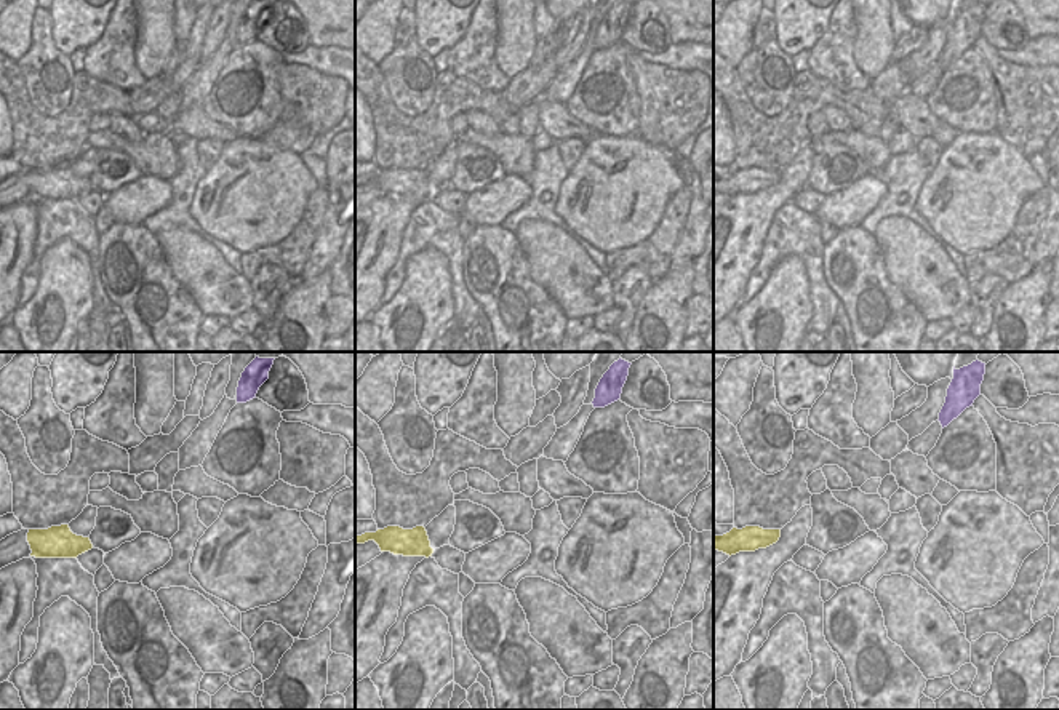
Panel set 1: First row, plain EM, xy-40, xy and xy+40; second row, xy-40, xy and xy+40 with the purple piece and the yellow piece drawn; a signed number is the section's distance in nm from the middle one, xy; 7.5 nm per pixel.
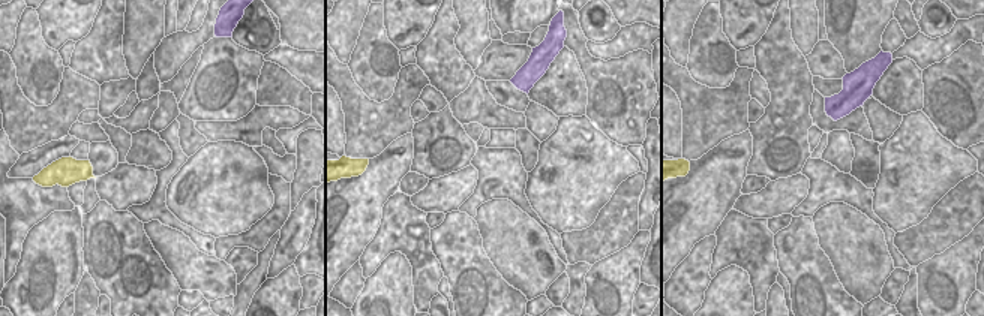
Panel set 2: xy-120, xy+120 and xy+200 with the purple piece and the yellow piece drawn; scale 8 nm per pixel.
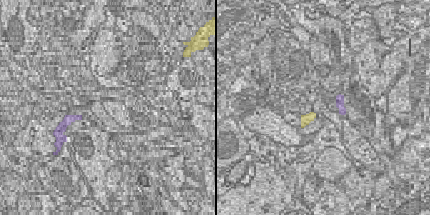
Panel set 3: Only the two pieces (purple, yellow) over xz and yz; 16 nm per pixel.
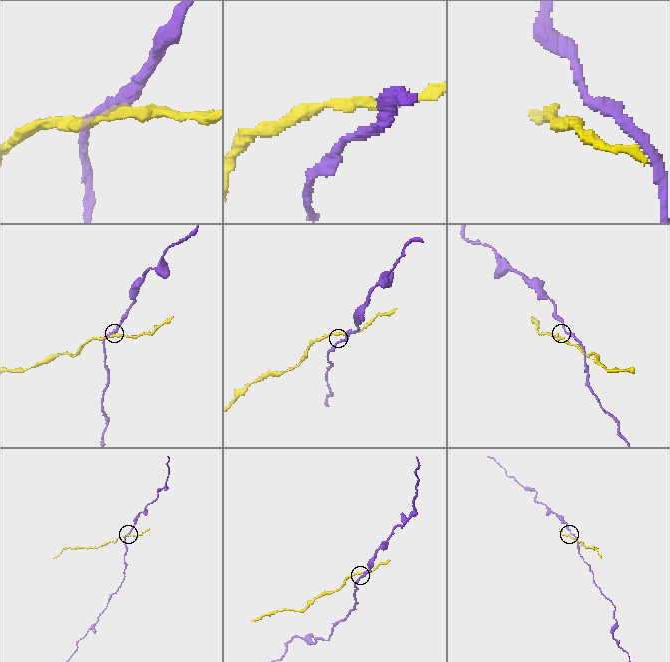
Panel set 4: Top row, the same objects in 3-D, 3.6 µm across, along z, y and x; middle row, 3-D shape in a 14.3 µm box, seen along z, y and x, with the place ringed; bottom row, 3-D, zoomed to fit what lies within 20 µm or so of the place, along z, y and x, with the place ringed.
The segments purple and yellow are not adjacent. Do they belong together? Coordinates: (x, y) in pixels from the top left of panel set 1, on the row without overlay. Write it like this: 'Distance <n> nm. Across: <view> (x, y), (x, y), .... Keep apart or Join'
Distance 1450 nm. Across: xy+40 (943, 69), (779, 171). Join.

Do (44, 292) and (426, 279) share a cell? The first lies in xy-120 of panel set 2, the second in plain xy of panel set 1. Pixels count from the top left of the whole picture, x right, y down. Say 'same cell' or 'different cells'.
same cell

